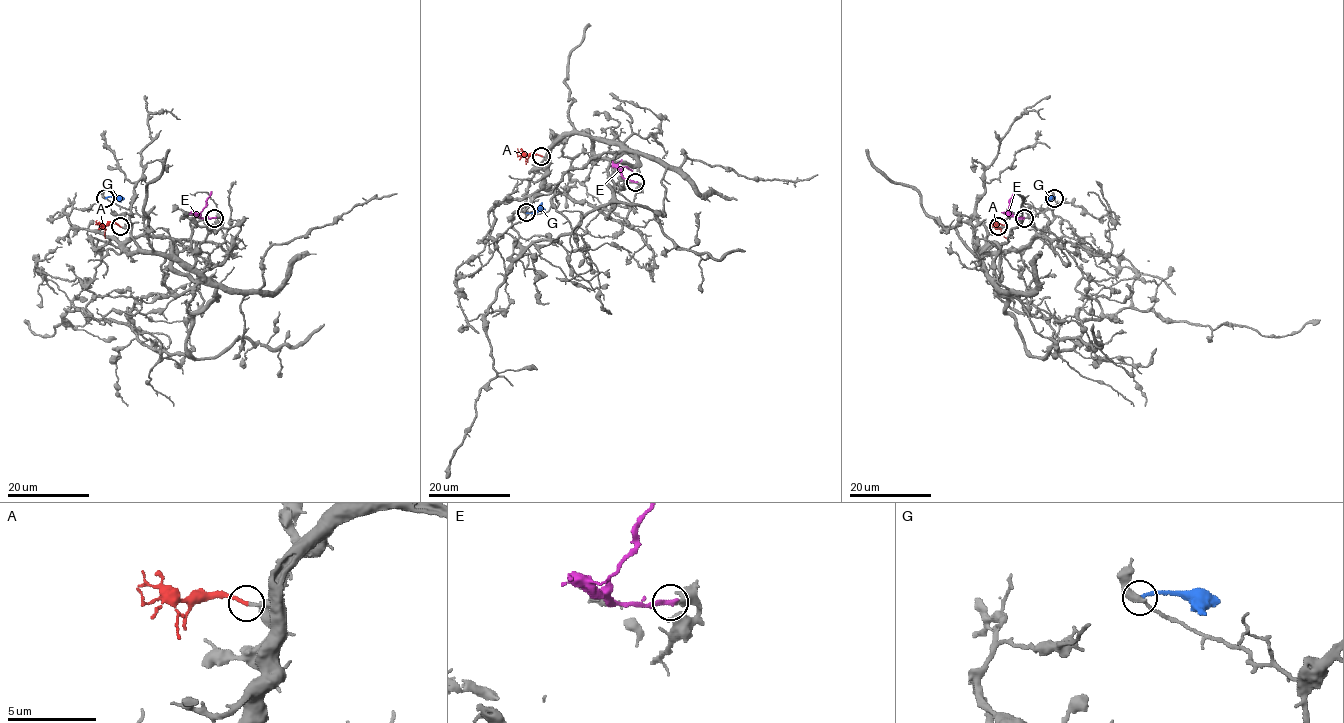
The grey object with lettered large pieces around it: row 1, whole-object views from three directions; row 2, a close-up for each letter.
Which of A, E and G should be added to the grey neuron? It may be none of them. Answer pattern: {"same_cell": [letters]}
{"same_cell": ["A"]}

